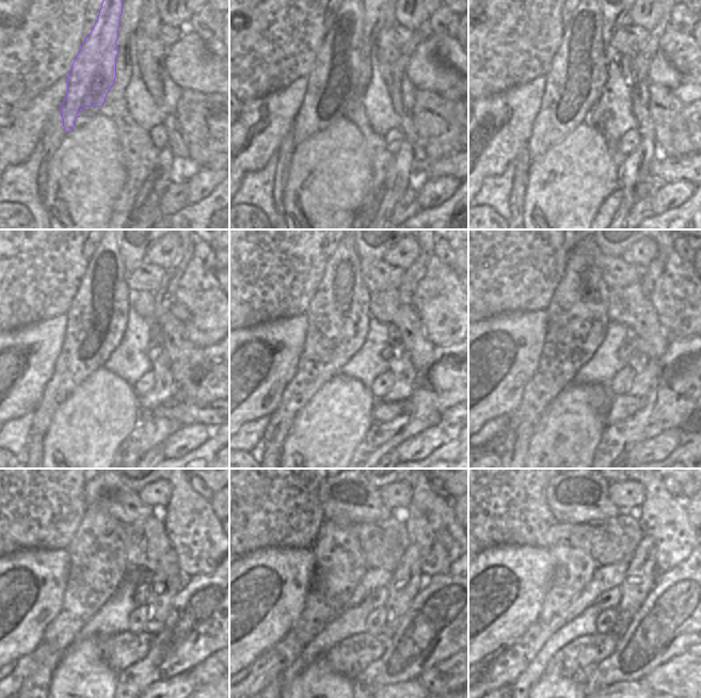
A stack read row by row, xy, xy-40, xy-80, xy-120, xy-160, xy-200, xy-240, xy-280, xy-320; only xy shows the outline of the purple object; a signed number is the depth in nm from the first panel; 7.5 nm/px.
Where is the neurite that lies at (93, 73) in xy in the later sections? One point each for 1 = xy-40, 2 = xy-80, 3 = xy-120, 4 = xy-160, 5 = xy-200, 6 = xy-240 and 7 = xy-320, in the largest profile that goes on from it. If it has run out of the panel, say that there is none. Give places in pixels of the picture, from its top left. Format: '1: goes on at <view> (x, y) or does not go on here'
1: goes on at xy-40 (334, 79)
2: goes on at xy-80 (578, 70)
3: goes on at xy-120 (99, 310)
4: goes on at xy-160 (338, 311)
5: goes on at xy-200 (577, 312)
6: goes on at xy-240 (97, 554)
7: goes on at xy-320 (575, 566)

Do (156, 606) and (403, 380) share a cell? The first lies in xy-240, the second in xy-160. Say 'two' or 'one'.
one

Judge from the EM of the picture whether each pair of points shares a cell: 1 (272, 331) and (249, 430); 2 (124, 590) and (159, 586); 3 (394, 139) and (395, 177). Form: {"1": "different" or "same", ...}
{"1": "different", "2": "different", "3": "different"}

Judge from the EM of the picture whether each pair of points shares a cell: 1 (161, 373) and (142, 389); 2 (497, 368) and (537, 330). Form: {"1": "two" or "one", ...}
{"1": "two", "2": "one"}

